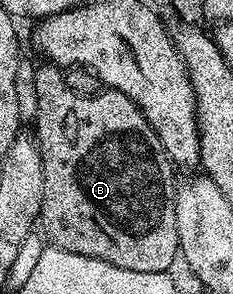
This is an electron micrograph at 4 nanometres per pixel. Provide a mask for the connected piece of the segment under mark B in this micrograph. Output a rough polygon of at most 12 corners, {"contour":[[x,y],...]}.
{"contour":[[35,68],[39,220],[121,270],[180,259],[177,179],[145,114]]}

